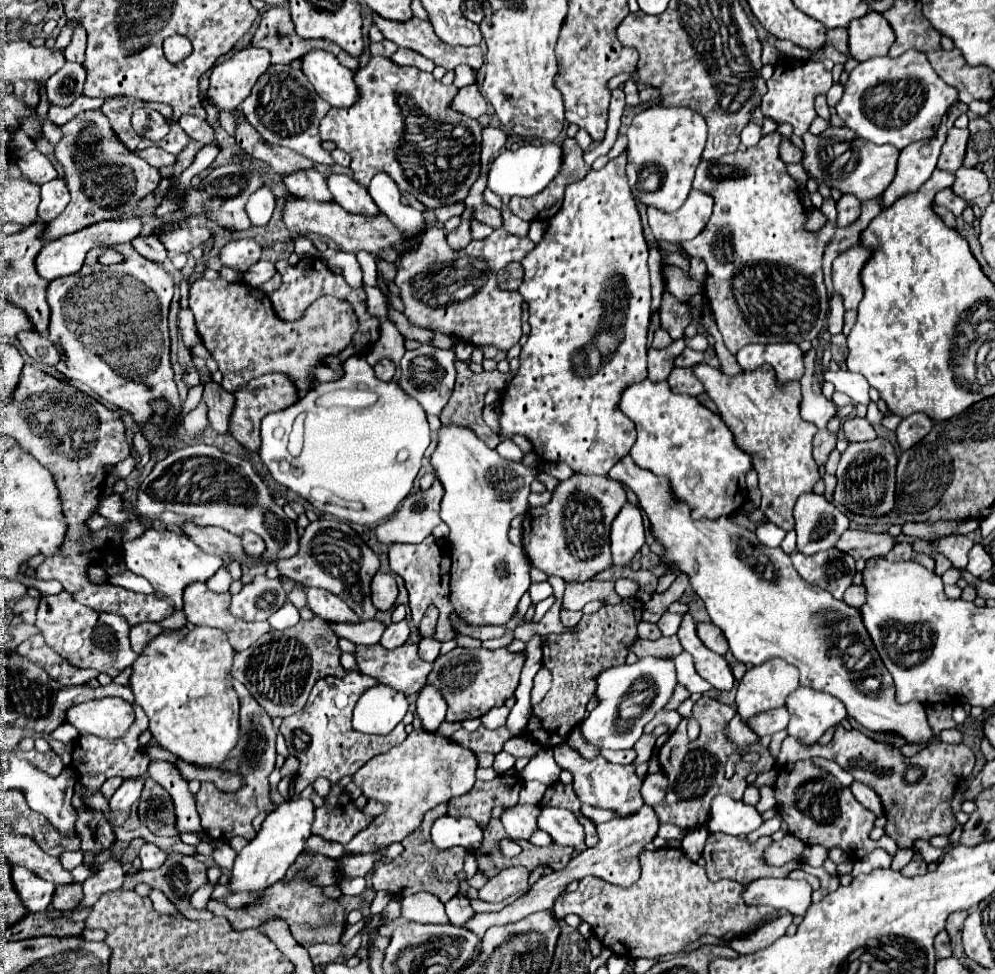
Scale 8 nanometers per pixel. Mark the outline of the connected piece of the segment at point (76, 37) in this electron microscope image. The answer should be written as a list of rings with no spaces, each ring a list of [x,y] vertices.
[[[77,27],[73,33],[73,39],[67,45],[67,49],[63,51],[63,55],[67,61],[83,63],[85,61],[85,47],[87,47],[87,33],[83,33],[83,27]]]

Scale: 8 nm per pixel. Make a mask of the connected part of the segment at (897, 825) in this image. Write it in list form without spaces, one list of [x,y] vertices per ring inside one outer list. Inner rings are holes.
[[[837,727],[833,739],[827,745],[801,745],[793,737],[787,737],[781,745],[781,763],[793,763],[809,757],[825,757],[839,763],[847,773],[855,777],[855,781],[865,783],[875,789],[883,801],[885,817],[887,817],[887,835],[895,839],[899,847],[911,847],[915,839],[929,839],[933,835],[951,835],[957,821],[951,815],[951,799],[961,777],[971,775],[975,765],[973,751],[963,745],[949,745],[943,741],[929,743],[921,753],[913,757],[905,757],[899,747],[891,743],[873,741],[857,729]]]

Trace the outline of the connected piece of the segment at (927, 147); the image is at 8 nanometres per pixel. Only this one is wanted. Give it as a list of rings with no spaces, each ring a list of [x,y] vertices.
[[[955,101],[955,105],[951,105],[951,111],[943,117],[939,129],[931,139],[917,141],[913,145],[907,145],[907,149],[901,151],[895,179],[883,193],[883,207],[899,199],[899,195],[905,195],[913,189],[917,191],[921,183],[925,183],[925,179],[935,171],[947,131],[953,127],[953,121],[963,113],[967,113],[967,105],[963,101]]]

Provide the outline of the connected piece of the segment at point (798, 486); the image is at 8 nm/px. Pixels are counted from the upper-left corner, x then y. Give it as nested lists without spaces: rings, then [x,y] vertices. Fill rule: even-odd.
[[[697,363],[691,369],[703,383],[705,393],[715,401],[723,421],[735,433],[735,441],[743,451],[753,455],[753,467],[759,475],[759,489],[763,495],[759,509],[771,523],[791,531],[795,501],[799,495],[809,493],[819,479],[819,469],[811,457],[811,439],[817,433],[817,427],[803,421],[799,415],[799,381],[779,385],[771,365],[761,365],[755,371],[743,371],[733,377],[707,363]]]

